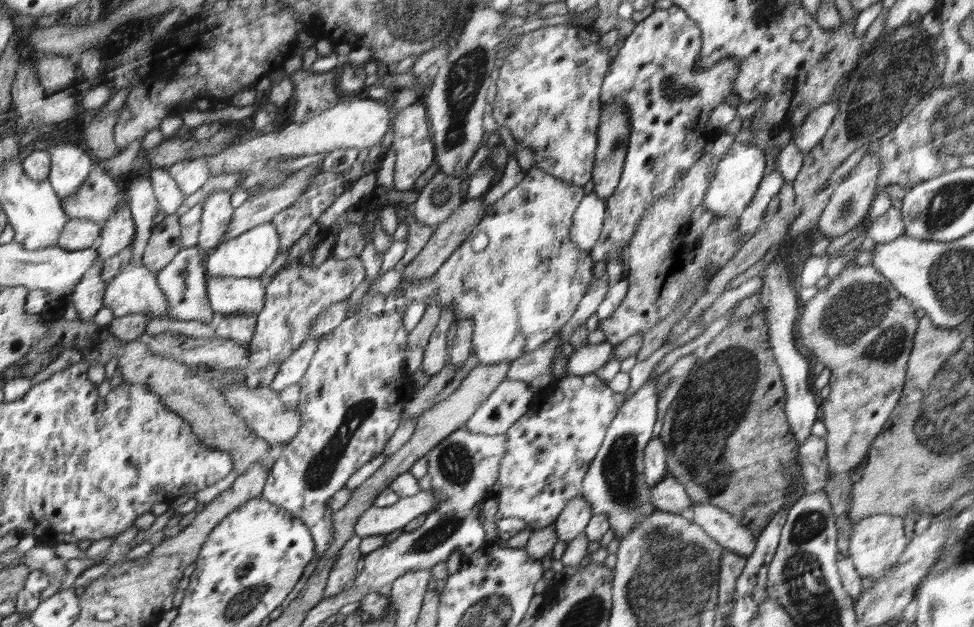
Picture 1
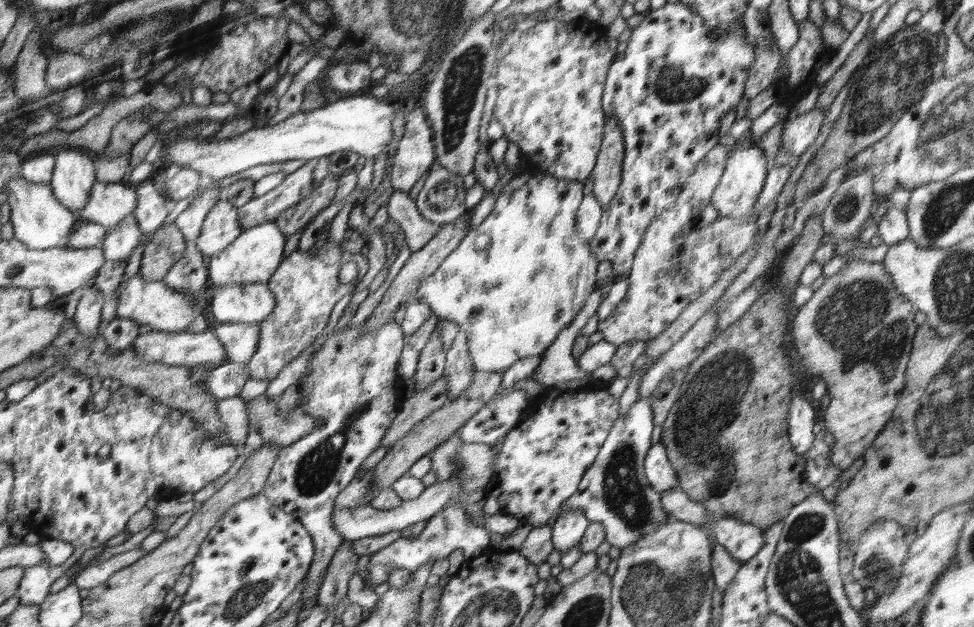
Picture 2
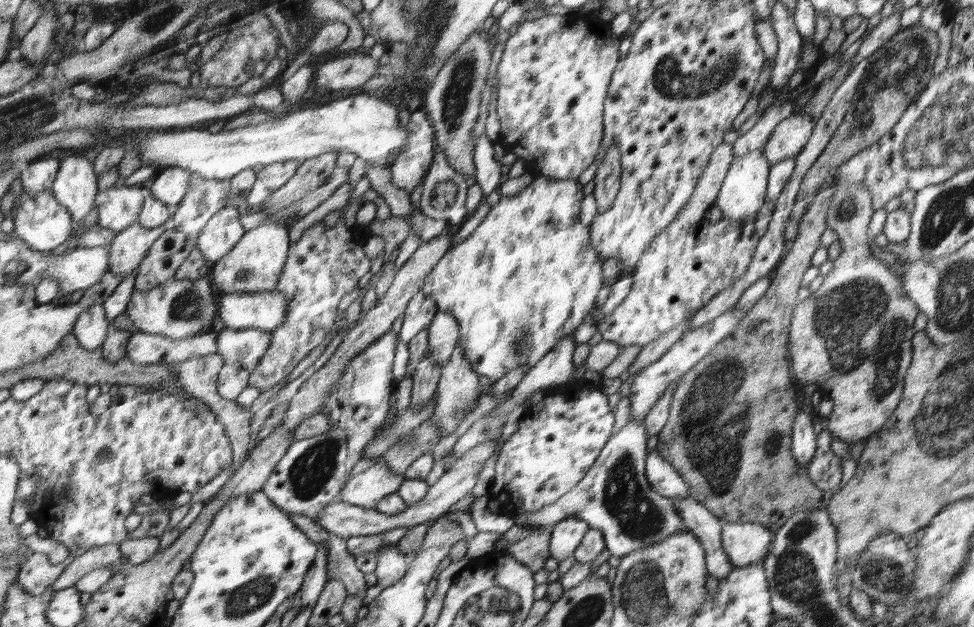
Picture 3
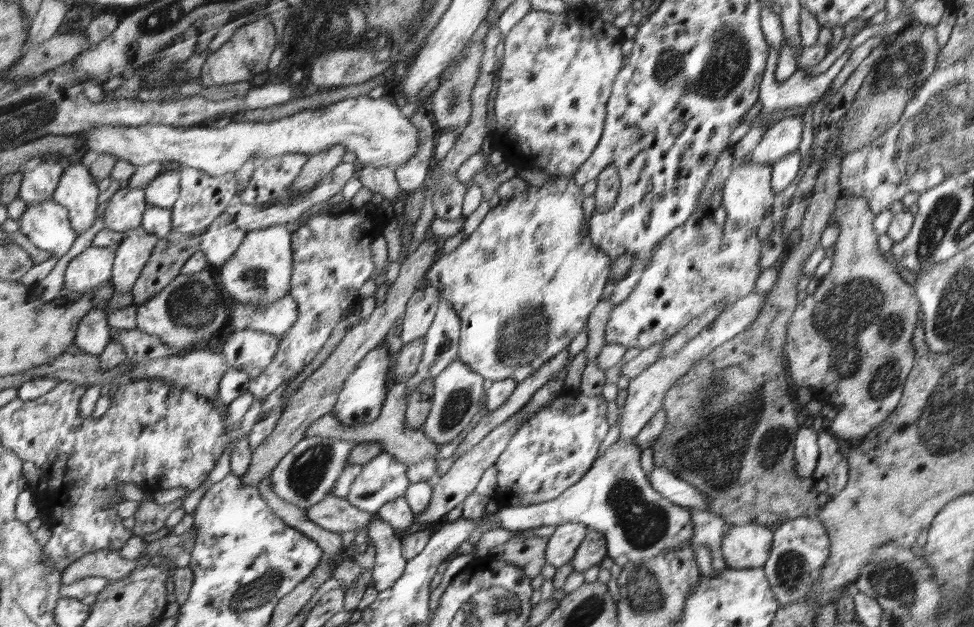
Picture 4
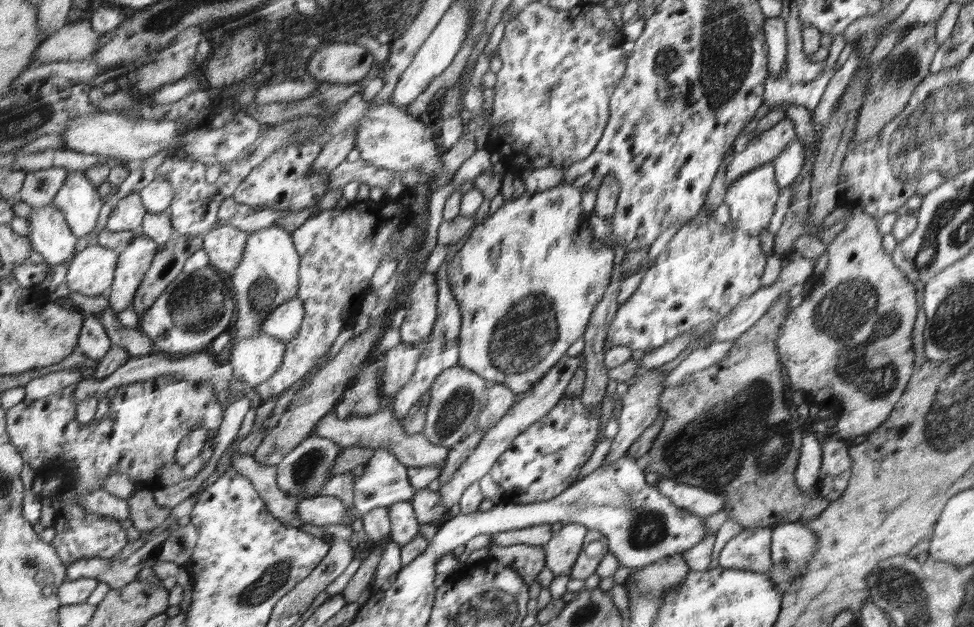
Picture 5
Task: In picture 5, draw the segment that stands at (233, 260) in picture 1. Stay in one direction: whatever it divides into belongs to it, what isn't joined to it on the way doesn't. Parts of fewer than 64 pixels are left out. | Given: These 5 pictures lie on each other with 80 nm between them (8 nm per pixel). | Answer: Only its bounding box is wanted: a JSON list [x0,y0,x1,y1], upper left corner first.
[229,225,300,338]

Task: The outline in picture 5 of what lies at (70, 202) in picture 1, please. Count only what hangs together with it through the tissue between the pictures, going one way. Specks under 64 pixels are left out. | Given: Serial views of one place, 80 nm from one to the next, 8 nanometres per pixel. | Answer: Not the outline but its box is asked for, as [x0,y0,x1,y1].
[105,191,146,232]

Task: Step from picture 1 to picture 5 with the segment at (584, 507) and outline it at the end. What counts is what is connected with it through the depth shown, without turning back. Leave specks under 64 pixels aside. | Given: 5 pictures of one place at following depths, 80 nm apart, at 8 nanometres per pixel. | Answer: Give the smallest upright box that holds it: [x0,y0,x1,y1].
[545,523,589,577]

